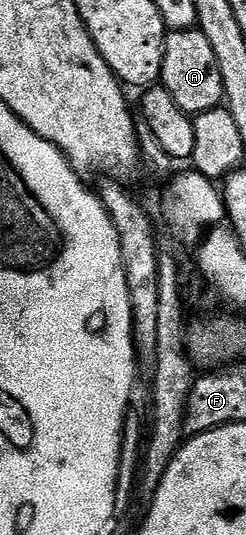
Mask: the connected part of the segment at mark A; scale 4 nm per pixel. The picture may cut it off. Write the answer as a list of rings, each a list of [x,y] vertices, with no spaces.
[[[170,31],[163,39],[163,73],[161,84],[177,100],[177,105],[189,115],[200,114],[216,109],[224,101],[221,68],[217,64],[217,55],[213,53],[213,44],[199,31]]]

